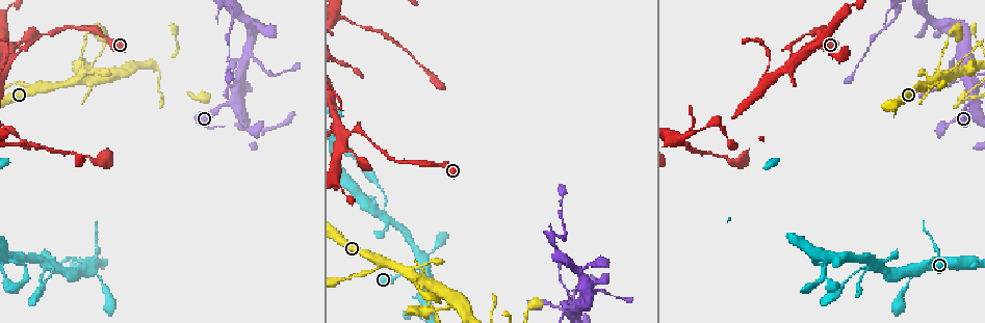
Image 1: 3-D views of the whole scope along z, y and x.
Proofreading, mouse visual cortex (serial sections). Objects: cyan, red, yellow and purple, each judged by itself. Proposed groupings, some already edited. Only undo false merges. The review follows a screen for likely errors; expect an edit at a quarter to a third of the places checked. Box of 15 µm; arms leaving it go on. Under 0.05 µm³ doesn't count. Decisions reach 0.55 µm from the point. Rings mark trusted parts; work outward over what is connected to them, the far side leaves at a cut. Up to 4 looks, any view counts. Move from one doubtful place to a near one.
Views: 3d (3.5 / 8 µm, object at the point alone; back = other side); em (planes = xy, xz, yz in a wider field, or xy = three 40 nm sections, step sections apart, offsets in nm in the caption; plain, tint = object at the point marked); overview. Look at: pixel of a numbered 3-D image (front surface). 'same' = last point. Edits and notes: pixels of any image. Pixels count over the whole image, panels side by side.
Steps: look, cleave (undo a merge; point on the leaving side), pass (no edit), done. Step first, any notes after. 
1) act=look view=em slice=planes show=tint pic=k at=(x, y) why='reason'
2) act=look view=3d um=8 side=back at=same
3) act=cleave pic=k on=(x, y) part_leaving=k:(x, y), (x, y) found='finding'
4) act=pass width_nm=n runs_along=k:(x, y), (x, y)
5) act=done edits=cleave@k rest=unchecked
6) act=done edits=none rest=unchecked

act=look view=3d um=8 side=back pic=1 at=(921, 88) why='a fork'

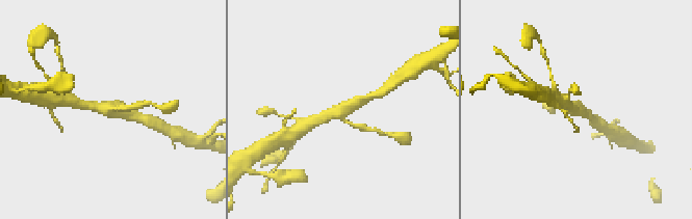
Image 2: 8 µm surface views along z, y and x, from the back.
act=look view=em slice=xy step=5 show=tint pic=2 at=(575, 111) arms=3 arm_widths_nm=200,300,300 why='now the EM'

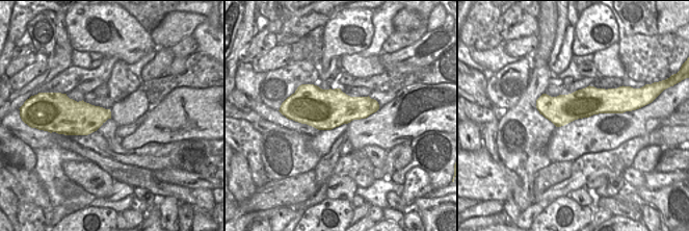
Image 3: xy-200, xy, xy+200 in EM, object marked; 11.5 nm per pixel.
act=pass found='all the same cell'

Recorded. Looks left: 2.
act=look view=3d um=3.5 pic=1 at=(90, 265) why='a narrow waist'

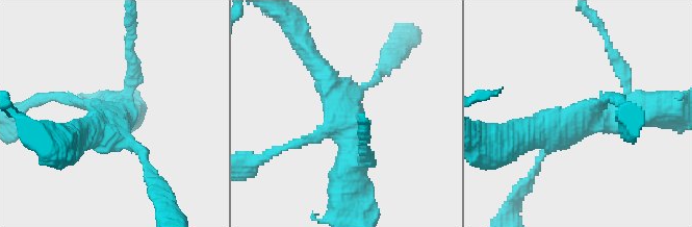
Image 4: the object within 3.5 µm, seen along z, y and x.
act=look view=em slice=xy step=3 show=tint pic=4 at=(105, 111) arms=4 arm_widths_nm=150,150,400,450

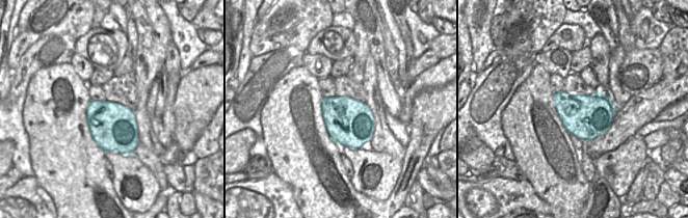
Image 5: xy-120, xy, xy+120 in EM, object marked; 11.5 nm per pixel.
act=pass width_nm=550 runs_along=4:(277, 150), (340, 116), (318, 68) found='continuous, no second cell'

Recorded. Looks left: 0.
act=done edits=none rest=unchecked

